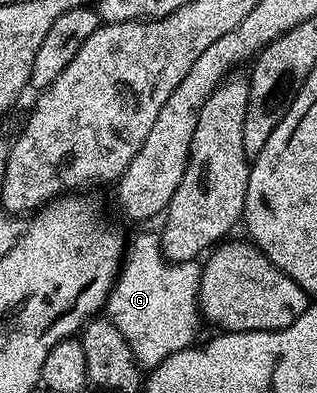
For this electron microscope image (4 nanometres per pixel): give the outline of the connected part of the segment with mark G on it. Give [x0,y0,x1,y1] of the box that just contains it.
[105,233,202,369]

